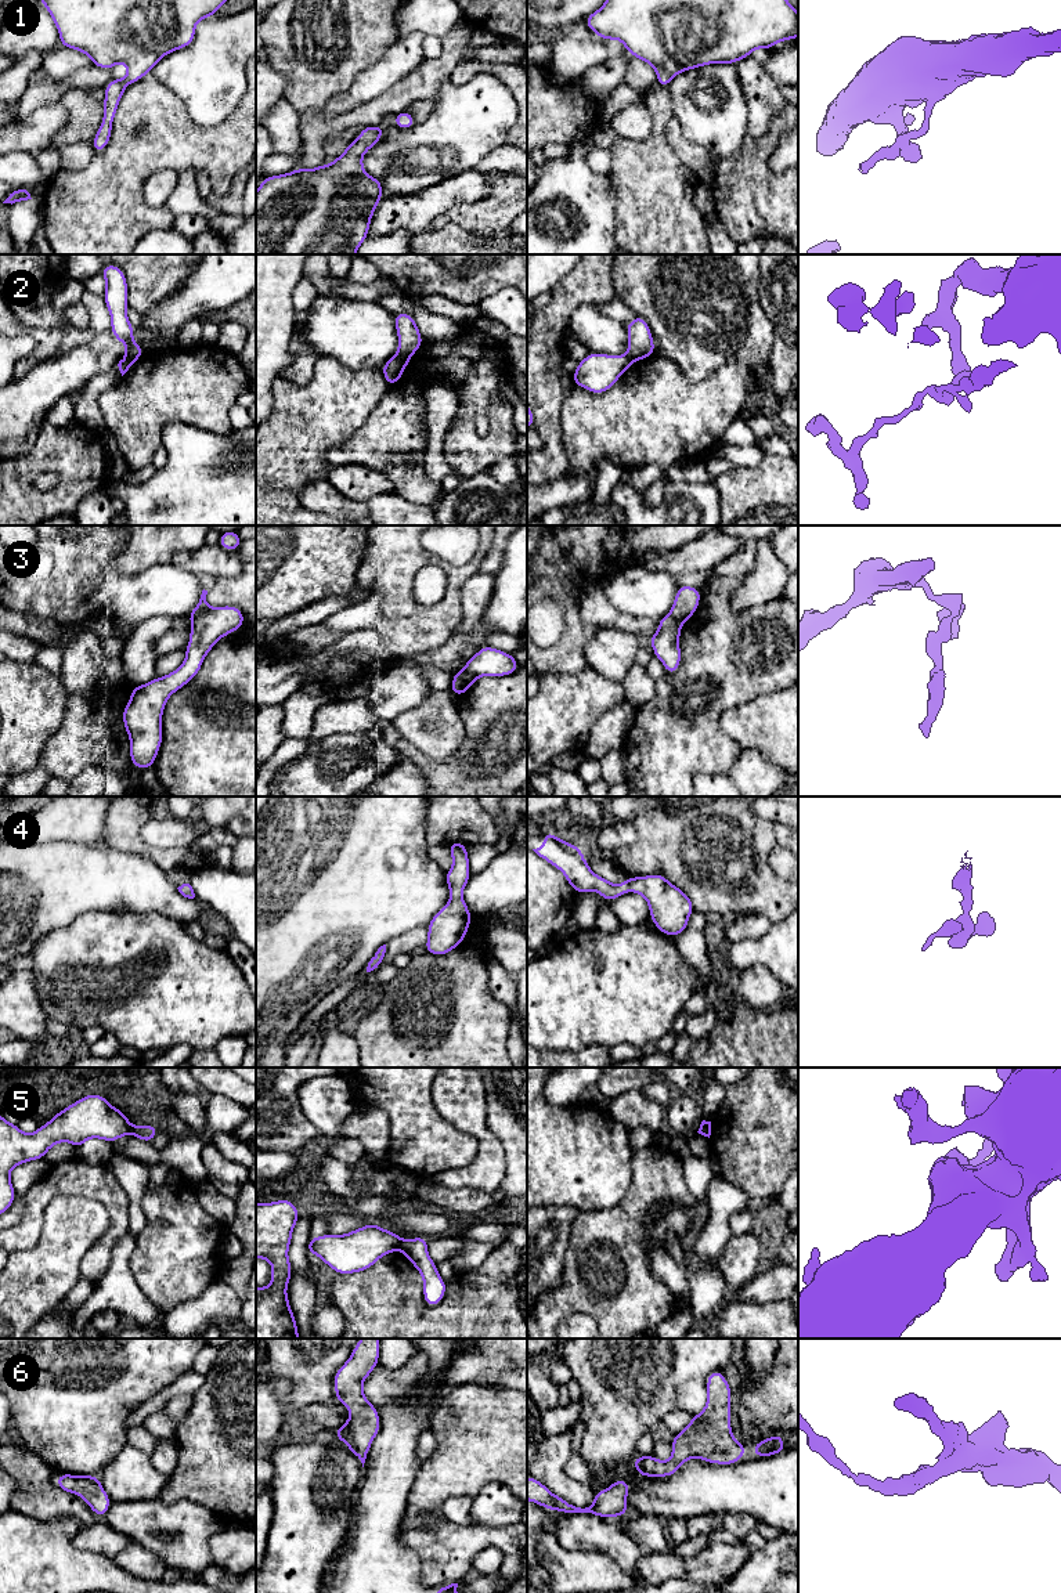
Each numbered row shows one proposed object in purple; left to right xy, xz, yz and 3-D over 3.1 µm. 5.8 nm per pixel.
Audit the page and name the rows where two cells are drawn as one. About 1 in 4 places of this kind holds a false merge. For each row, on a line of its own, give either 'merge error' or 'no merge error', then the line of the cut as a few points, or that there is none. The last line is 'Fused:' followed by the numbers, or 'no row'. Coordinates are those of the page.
1: no merge error; cut none
2: merge error; cut xy (125, 356), (139, 357)
3: merge error; cut xy (208, 606), (191, 621)
4: no merge error; cut none
5: merge error; cut xz (401, 1239), (397, 1249)
6: no merge error; cut none
Fused: 2, 3, 5

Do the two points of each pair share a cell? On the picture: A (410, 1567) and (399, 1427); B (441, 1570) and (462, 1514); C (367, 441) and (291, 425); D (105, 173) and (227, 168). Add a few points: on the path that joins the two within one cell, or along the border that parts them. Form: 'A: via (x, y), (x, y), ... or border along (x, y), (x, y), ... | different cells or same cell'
A: via (389, 1532), (389, 1469), (392, 1462) | same cell
B: border along (446, 1519), (454, 1524), (476, 1525) | different cells
C: border along (371, 412), (347, 439), (328, 451), (327, 459) | different cells
D: via (136, 154), (197, 154) | same cell

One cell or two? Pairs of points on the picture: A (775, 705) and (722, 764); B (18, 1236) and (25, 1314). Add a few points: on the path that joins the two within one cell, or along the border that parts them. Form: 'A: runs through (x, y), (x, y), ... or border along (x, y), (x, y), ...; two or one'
A: border along (720, 719), (720, 728), (742, 750); two
B: border along (43, 1228), (33, 1245), (14, 1252); two

